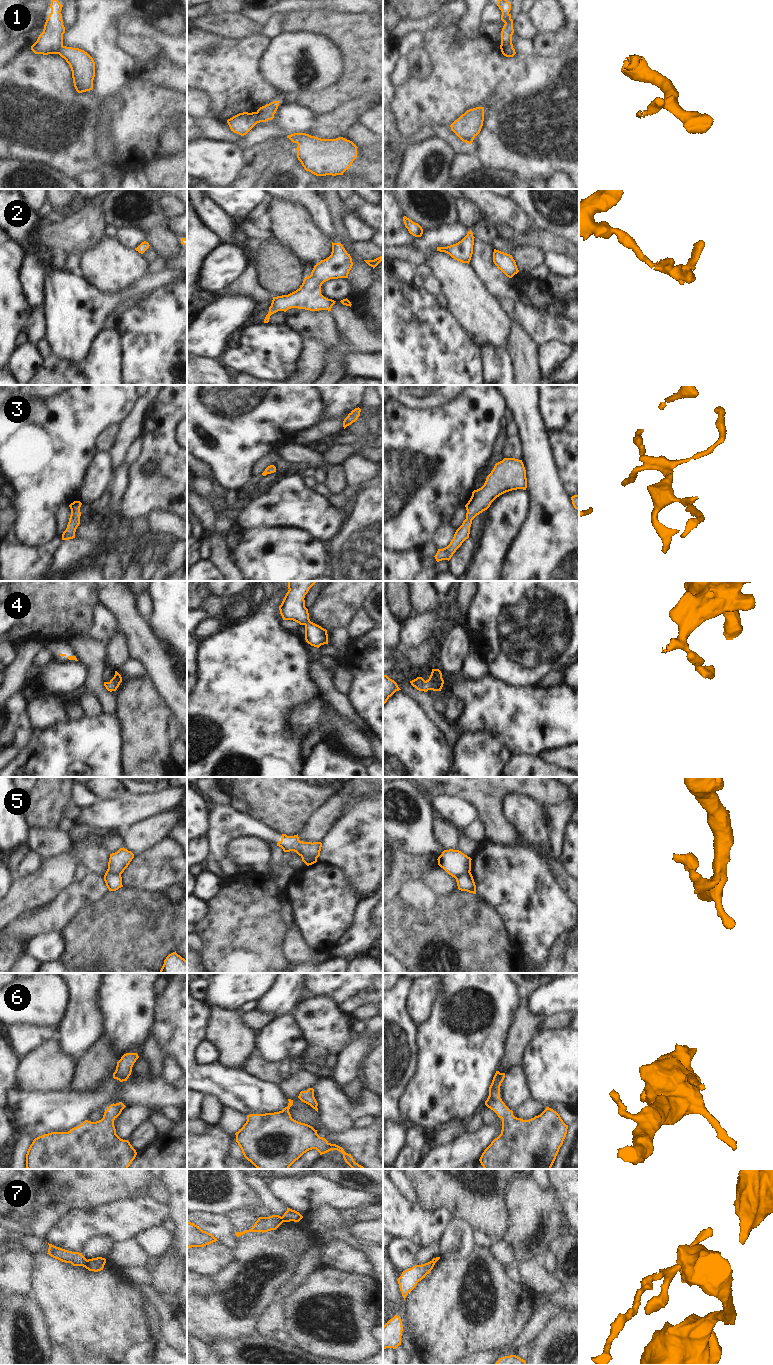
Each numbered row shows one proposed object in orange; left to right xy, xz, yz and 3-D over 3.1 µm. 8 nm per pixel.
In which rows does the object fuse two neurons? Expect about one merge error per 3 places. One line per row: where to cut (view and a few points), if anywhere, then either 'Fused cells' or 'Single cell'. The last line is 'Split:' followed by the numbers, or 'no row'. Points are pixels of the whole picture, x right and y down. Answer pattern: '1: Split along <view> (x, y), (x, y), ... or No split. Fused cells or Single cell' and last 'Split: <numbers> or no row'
1: Split along yz (501, 44), (512, 47). Fused cells
2: No split. Single cell
3: No split. Single cell
4: No split. Single cell
5: Split along xz (301, 856), (309, 856), (316, 861). Fused cells
6: No split. Single cell
7: Split along xy (87, 1260), (83, 1266). Fused cells
Split: 1, 5, 7

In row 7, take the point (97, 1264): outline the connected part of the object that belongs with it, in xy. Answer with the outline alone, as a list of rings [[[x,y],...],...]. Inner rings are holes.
[[[102,1257],[88,1259],[86,1265],[84,1266],[89,1271],[98,1272],[103,1270],[106,1259]]]

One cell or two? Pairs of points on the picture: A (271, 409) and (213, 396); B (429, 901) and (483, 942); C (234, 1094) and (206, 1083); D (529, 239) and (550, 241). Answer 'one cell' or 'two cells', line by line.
A: one cell
B: two cells
C: one cell
D: one cell

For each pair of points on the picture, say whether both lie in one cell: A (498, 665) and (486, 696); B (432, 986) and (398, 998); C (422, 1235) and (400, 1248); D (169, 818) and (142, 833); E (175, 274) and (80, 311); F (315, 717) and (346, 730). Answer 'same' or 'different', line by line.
A: different
B: different
C: different
D: same
E: same
F: same

